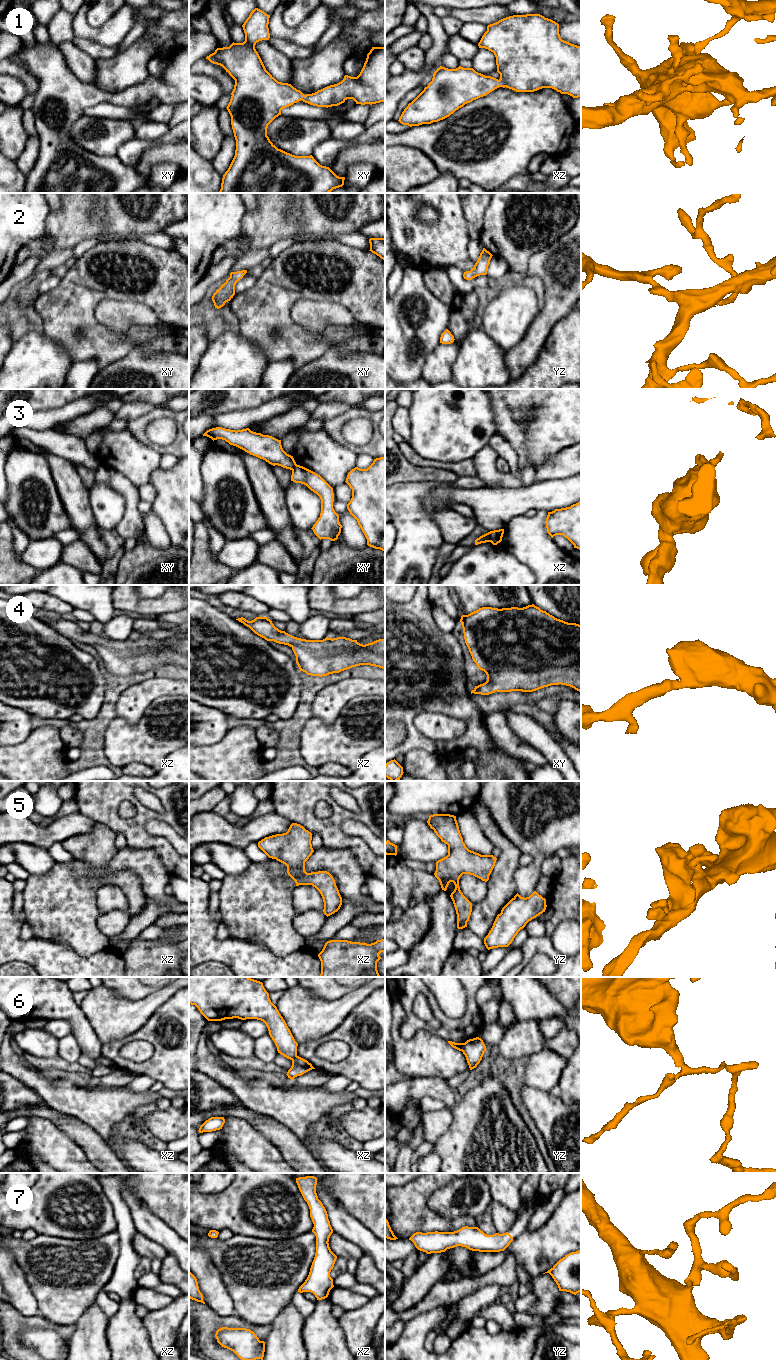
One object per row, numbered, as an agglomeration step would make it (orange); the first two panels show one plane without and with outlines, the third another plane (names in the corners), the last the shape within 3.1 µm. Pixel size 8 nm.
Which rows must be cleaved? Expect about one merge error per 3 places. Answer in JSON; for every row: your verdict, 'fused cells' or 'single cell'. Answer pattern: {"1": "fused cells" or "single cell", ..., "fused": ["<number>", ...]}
{"1": "single cell", "2": "single cell", "3": "fused cells", "4": "single cell", "5": "single cell", "6": "fused cells", "7": "single cell", "fused": ["3", "6"]}

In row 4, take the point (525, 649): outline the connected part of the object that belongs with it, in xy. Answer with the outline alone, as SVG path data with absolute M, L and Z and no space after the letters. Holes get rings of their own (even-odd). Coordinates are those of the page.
M534 604L523 608L482 607L462 615L465 643L477 667L487 675L487 681L475 686L471 694L489 695L497 692L533 692L551 685L566 685L581 692L581 625L557 619Z

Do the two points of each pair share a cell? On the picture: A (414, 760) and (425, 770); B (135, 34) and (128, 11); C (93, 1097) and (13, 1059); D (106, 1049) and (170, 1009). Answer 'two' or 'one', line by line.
A: one
B: two
C: one
D: one

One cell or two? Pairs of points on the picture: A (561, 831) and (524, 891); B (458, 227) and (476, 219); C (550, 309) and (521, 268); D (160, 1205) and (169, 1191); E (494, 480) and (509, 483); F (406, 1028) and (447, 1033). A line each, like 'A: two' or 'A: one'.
A: one
B: two
C: two
D: one
E: one
F: one

